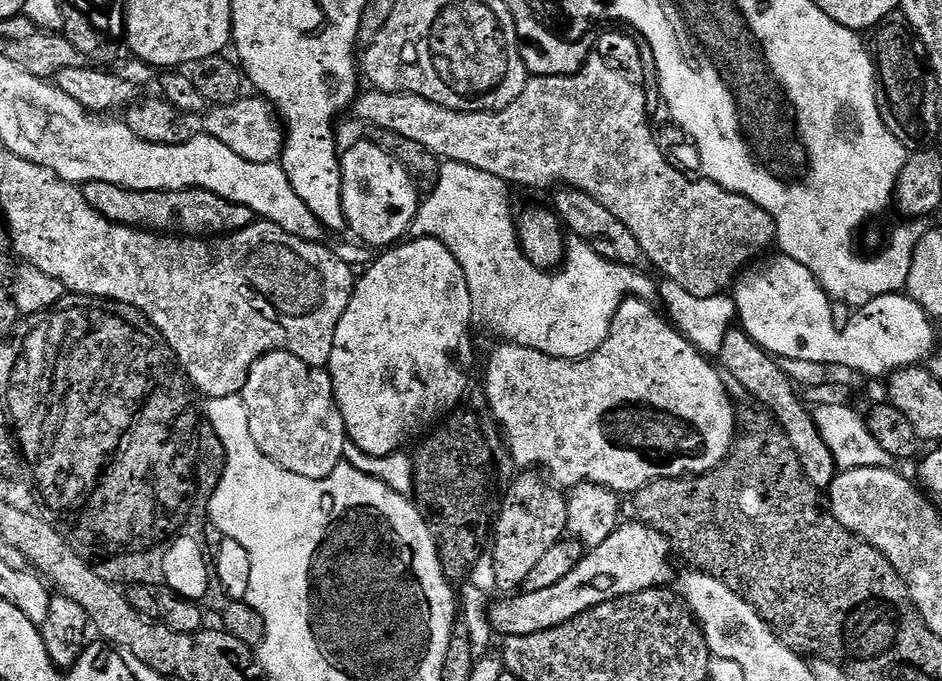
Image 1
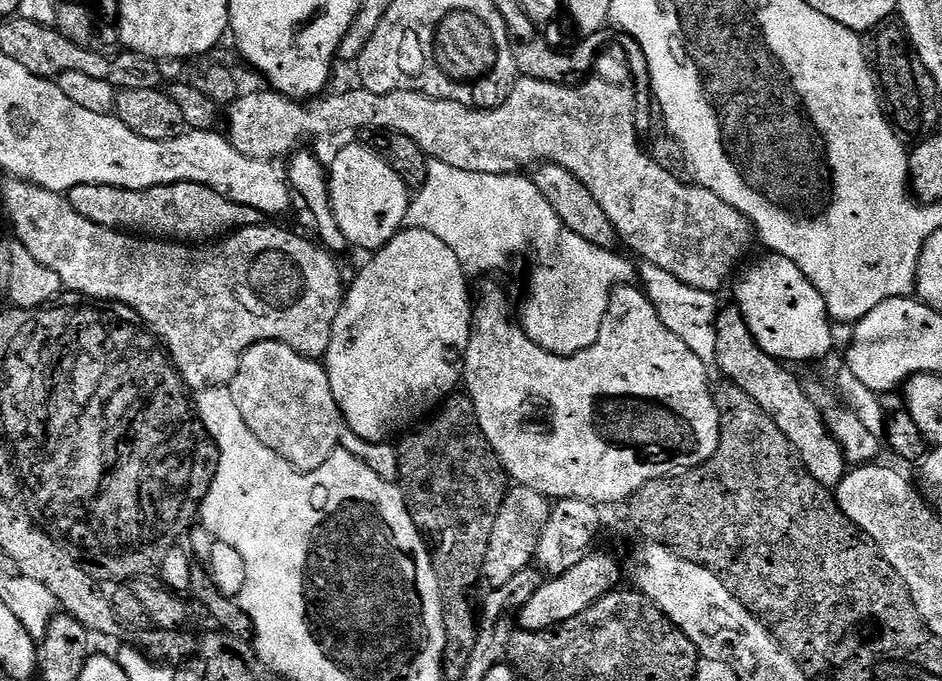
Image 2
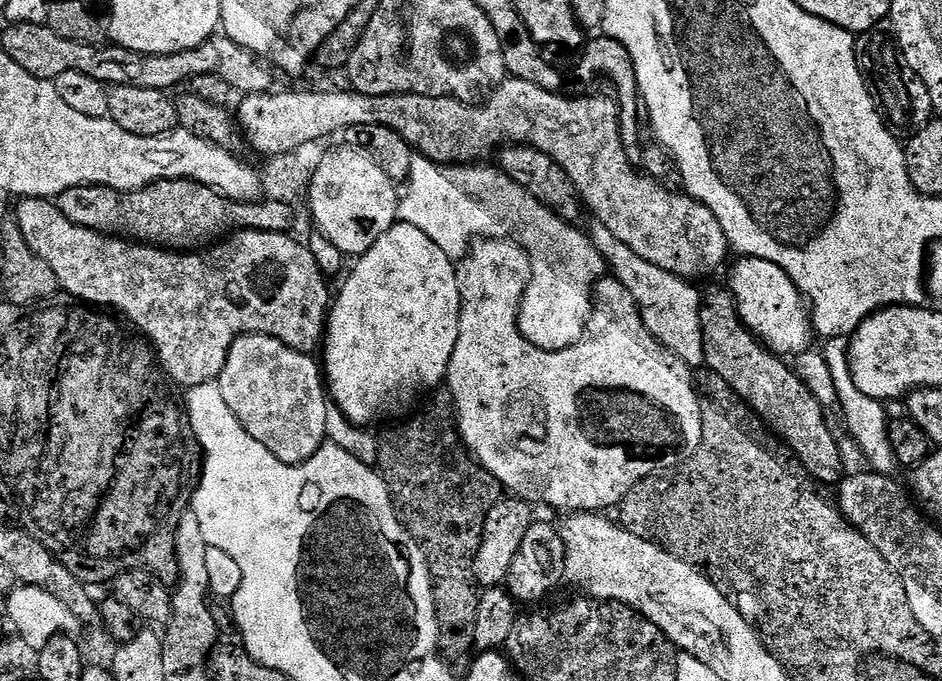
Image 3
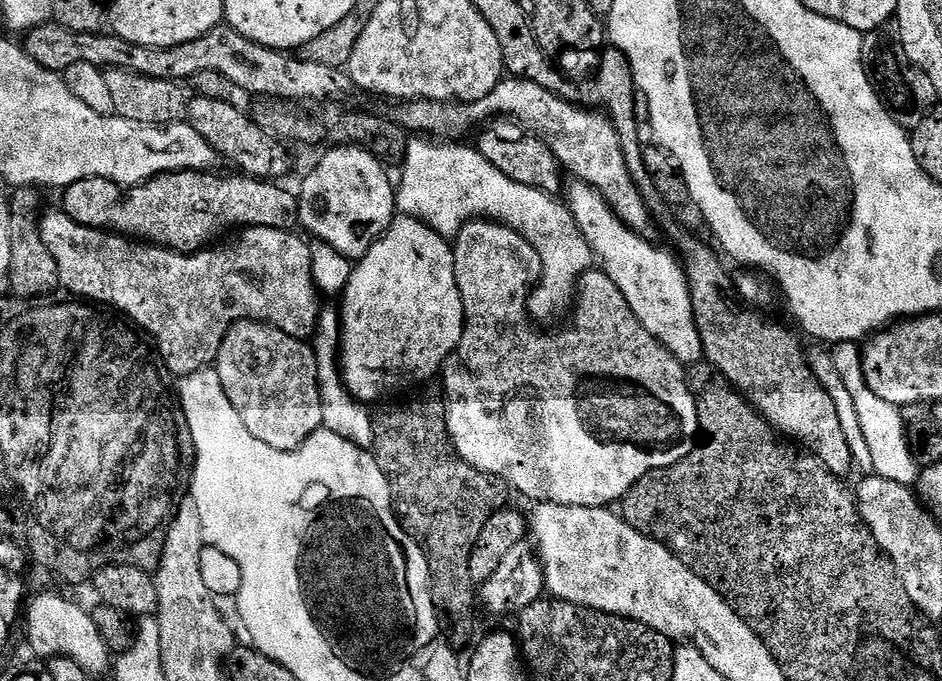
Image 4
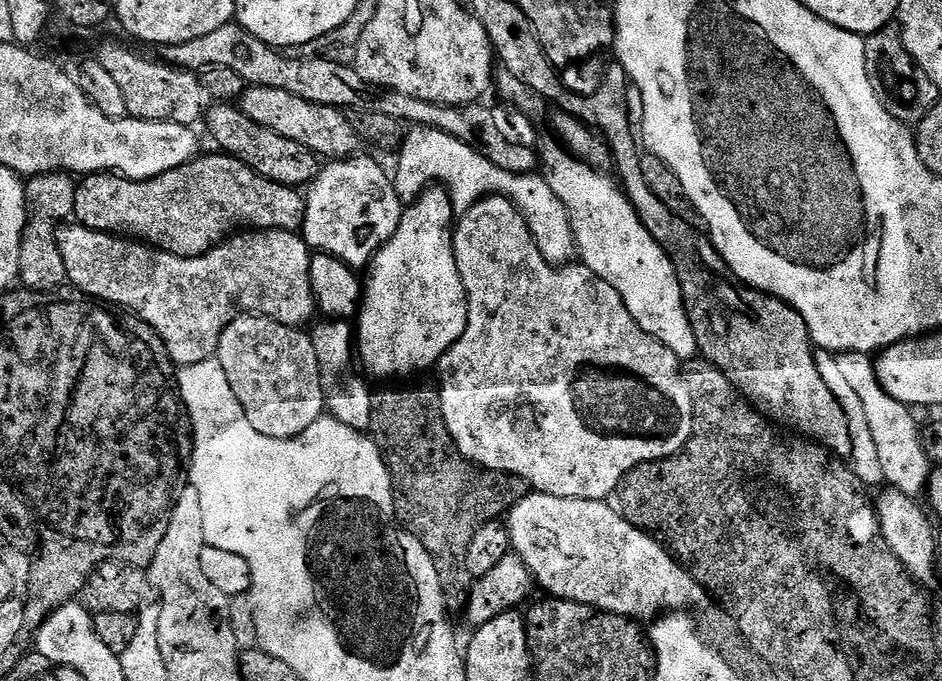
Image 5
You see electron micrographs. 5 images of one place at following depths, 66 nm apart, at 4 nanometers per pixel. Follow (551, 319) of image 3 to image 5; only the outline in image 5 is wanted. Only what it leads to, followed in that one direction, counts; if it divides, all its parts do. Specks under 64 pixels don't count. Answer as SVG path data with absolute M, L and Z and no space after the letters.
M413 127L398 149L399 156L396 180L394 176L394 195L397 201L415 201L425 188L437 184L447 192L453 209L462 213L489 194L503 194L511 198L519 208L542 258L546 258L548 264L563 266L577 255L570 218L543 175L502 170L502 166L494 166L490 158L482 158L478 150L433 128Z

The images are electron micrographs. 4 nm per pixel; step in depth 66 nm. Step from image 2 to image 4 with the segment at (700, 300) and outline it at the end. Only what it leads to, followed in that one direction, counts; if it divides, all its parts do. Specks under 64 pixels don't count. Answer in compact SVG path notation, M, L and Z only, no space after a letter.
M572 182L566 203L578 226L588 237L599 267L622 290L641 326L663 348L671 352L681 365L695 366L701 363L704 360L704 346L696 325L692 291L683 263L679 259L671 260L664 256L662 249L655 248L650 241L644 240L648 238L626 227L604 201L602 194L598 194L598 190L594 190L589 184Z

